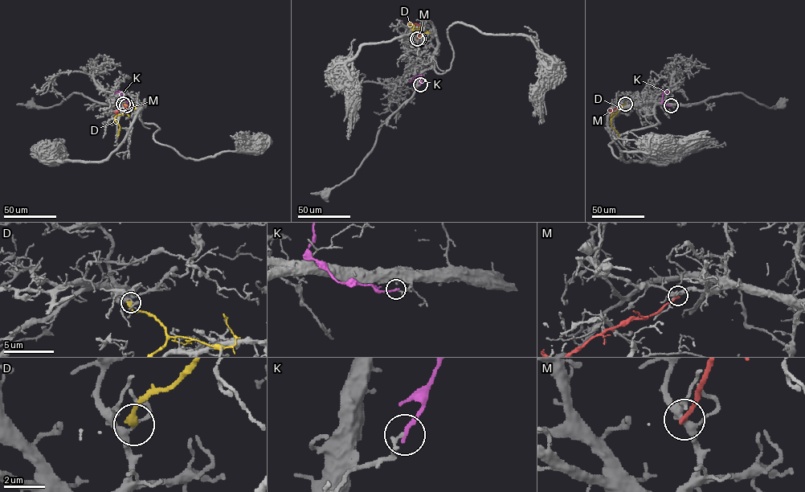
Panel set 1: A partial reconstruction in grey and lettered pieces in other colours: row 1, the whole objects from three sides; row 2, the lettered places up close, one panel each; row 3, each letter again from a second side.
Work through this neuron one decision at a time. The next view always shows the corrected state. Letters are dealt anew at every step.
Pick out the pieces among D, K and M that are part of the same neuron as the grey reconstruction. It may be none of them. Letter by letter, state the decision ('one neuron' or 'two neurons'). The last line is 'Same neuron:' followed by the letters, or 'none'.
D: two neurons
K: two neurons
M: two neurons
Same neuron: none

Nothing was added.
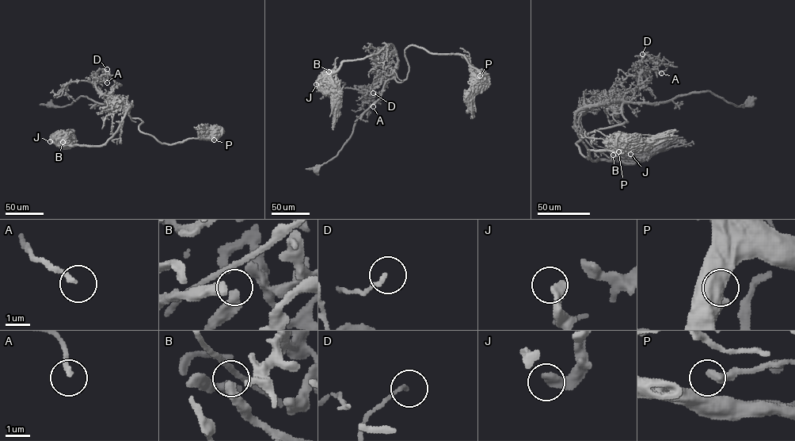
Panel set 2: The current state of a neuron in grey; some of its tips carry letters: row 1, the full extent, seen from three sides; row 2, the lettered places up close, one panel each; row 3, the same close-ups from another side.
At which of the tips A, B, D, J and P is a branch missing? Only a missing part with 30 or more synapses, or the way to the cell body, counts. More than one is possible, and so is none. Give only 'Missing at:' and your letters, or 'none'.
Missing at: A, P

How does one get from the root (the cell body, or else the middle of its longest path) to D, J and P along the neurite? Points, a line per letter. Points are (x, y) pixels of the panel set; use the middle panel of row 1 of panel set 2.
D: (316, 170), (336, 155), (351, 136), (355, 120), (379, 97), (386, 77), (361, 90), (367, 102), (373, 93)
J: (316, 170), (336, 155), (379, 97), (397, 63), (395, 48), (344, 60), (316, 84)
P: (316, 170), (336, 155), (385, 82), (407, 78), (408, 46), (462, 55), (480, 75)

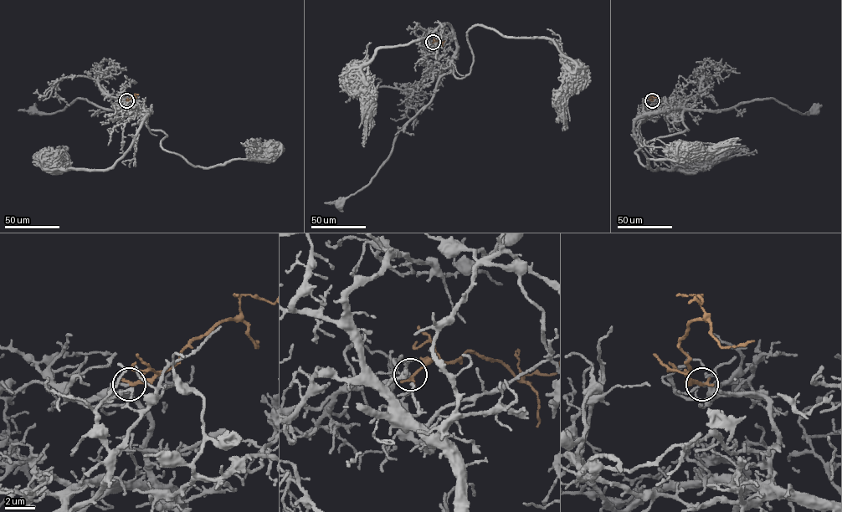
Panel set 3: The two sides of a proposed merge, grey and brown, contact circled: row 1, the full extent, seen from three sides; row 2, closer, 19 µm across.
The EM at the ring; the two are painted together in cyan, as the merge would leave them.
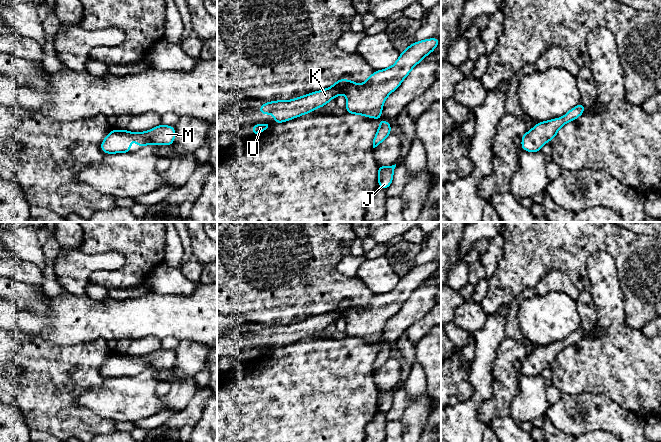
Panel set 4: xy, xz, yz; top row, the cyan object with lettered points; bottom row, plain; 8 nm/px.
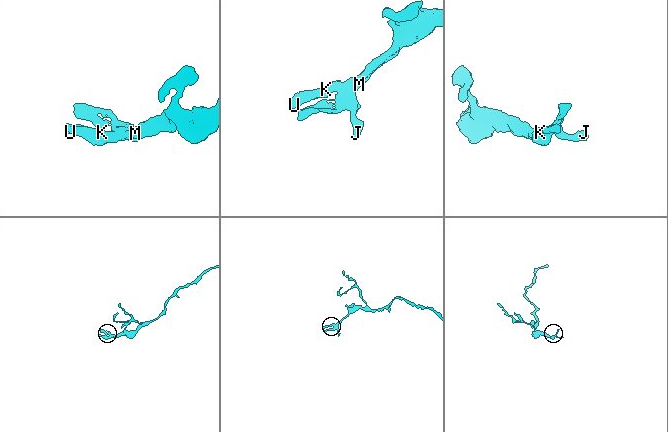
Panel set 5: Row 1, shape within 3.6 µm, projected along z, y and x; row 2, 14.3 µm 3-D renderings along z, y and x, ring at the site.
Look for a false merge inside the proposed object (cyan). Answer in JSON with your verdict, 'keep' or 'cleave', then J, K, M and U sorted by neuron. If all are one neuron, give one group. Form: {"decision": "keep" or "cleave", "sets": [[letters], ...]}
{"decision": "keep", "sets": [["J", "K", "M", "U"]]}

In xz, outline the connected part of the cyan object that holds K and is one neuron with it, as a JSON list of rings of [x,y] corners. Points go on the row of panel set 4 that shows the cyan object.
[[[431,38],[411,44],[392,67],[376,70],[364,84],[339,79],[333,86],[302,97],[266,102],[258,109],[260,114],[274,114],[274,123],[282,123],[325,106],[332,98],[344,93],[348,114],[359,114],[378,119],[383,103],[396,90],[413,67],[437,47],[441,38]]]

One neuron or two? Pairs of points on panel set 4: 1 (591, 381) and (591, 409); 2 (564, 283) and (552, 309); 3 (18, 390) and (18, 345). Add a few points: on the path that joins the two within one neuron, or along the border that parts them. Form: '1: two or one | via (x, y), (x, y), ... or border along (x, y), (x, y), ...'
1: two | border along (568, 393), (602, 393), (613, 401)
2: two | border along (537, 293), (561, 291), (574, 300)
3: one | via (28, 379), (28, 356)

